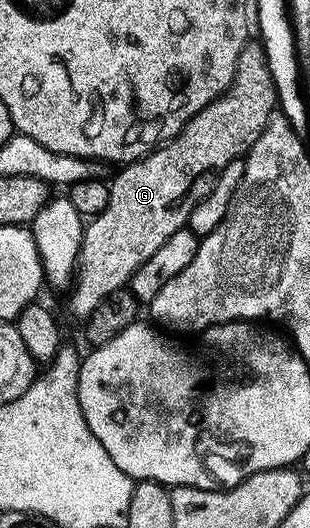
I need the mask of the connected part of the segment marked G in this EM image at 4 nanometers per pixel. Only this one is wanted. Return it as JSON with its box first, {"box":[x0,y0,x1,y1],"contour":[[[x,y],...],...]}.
{"box":[70,42,279,321],"contour":[[[248,42],[247,48],[241,53],[241,61],[237,61],[237,73],[231,88],[214,99],[196,119],[189,120],[177,138],[162,144],[144,159],[126,164],[120,170],[123,172],[115,180],[110,180],[109,209],[94,216],[83,232],[83,248],[80,250],[77,274],[70,292],[71,311],[79,321],[85,321],[97,313],[97,305],[105,302],[110,295],[124,290],[137,269],[141,269],[141,265],[145,265],[145,261],[149,261],[149,257],[153,257],[153,253],[157,253],[157,249],[161,249],[169,237],[178,231],[188,230],[197,205],[201,205],[213,193],[225,169],[229,169],[233,161],[243,159],[253,149],[253,145],[261,141],[261,133],[265,133],[279,106],[279,93],[273,73],[270,72],[267,54],[258,42]]]}

